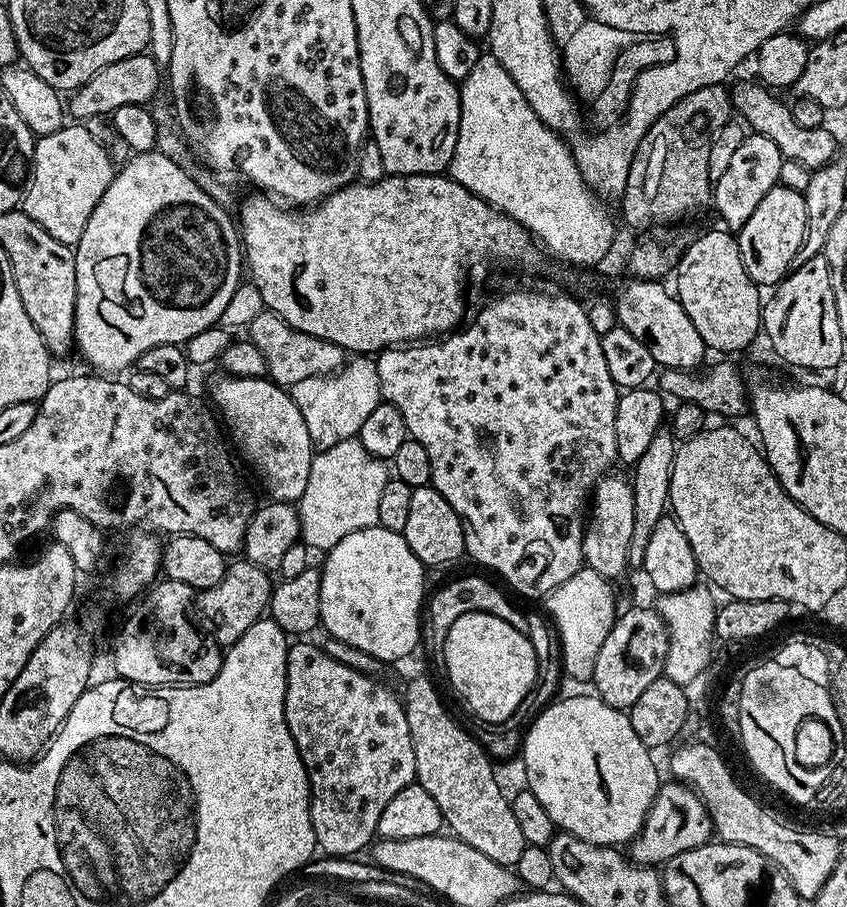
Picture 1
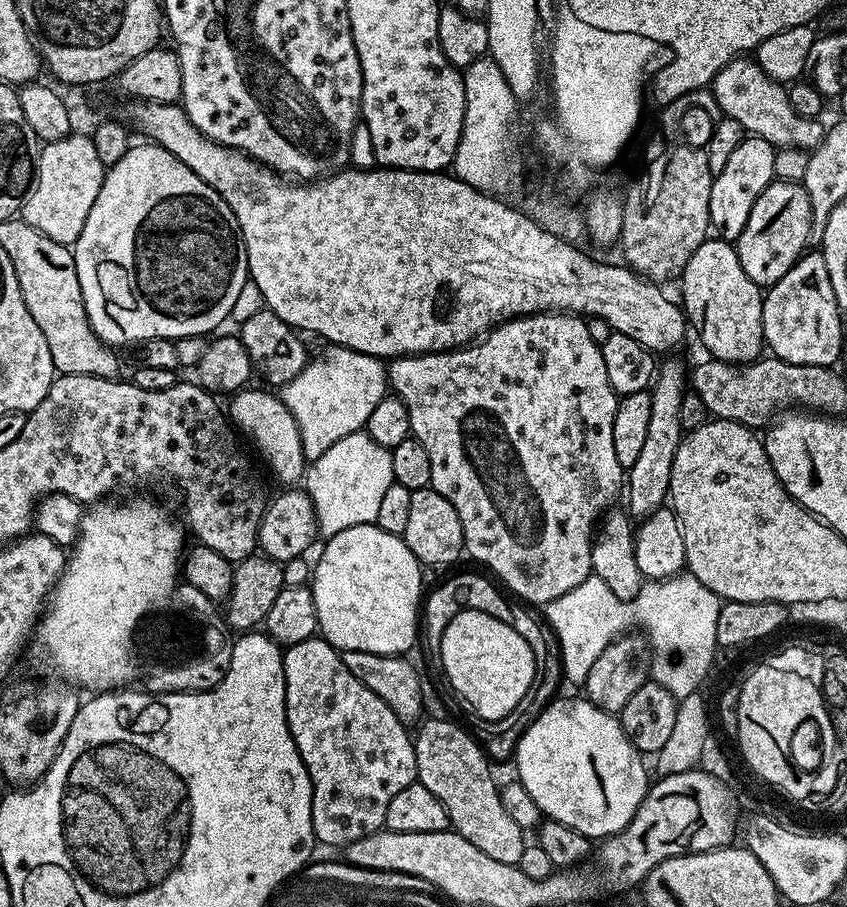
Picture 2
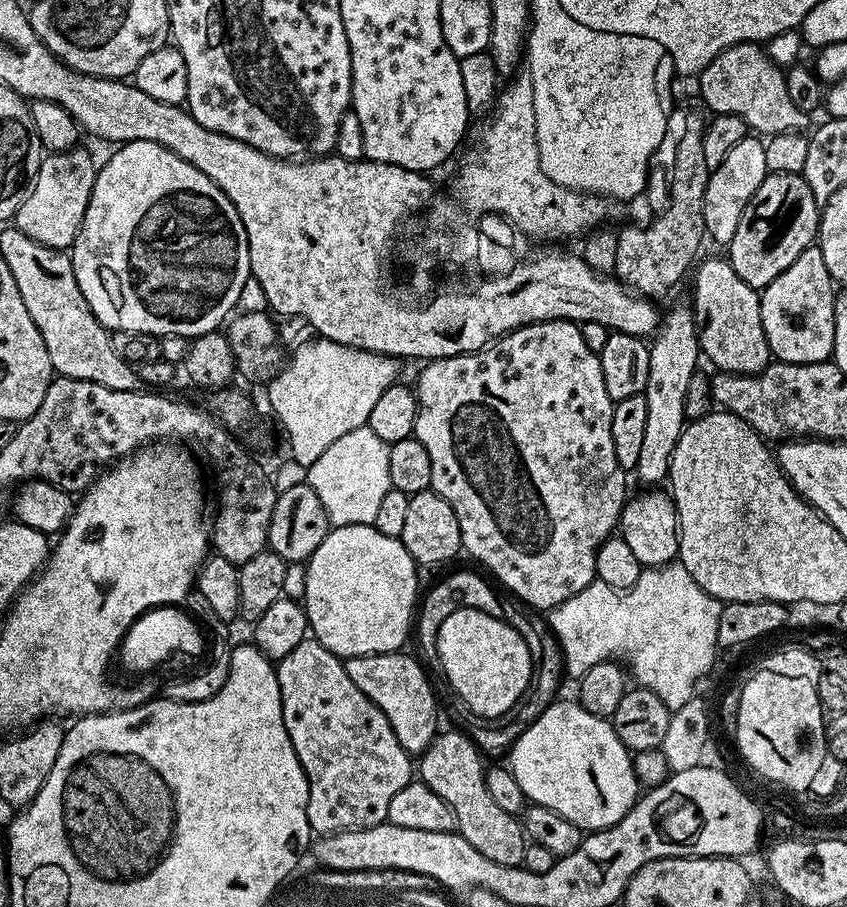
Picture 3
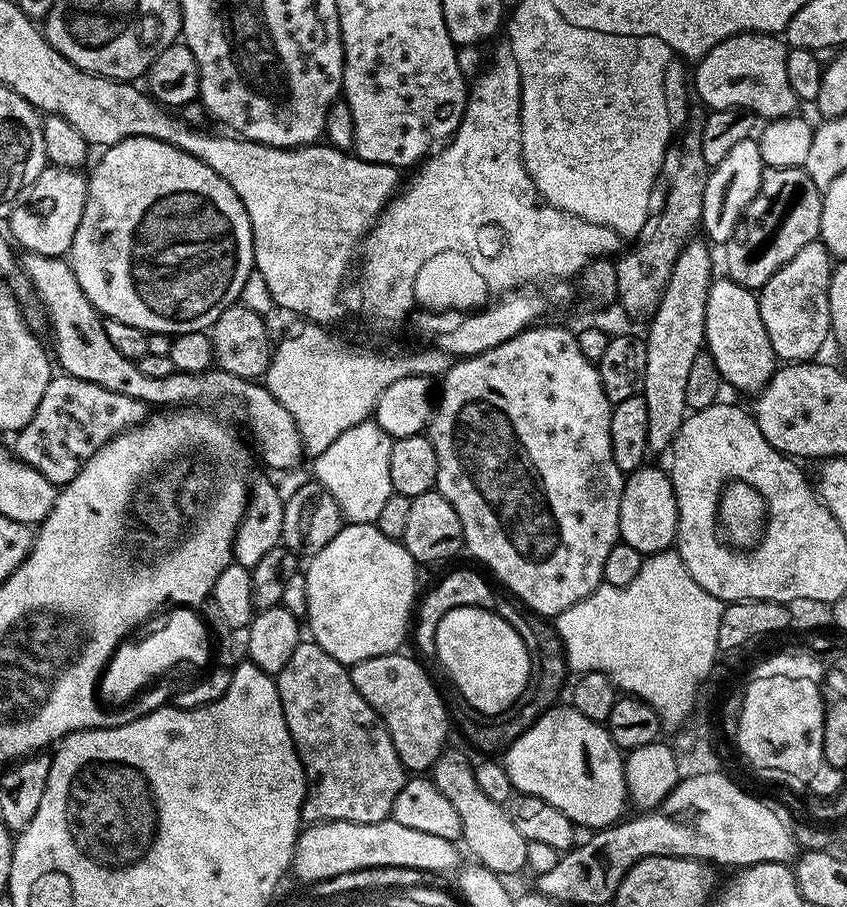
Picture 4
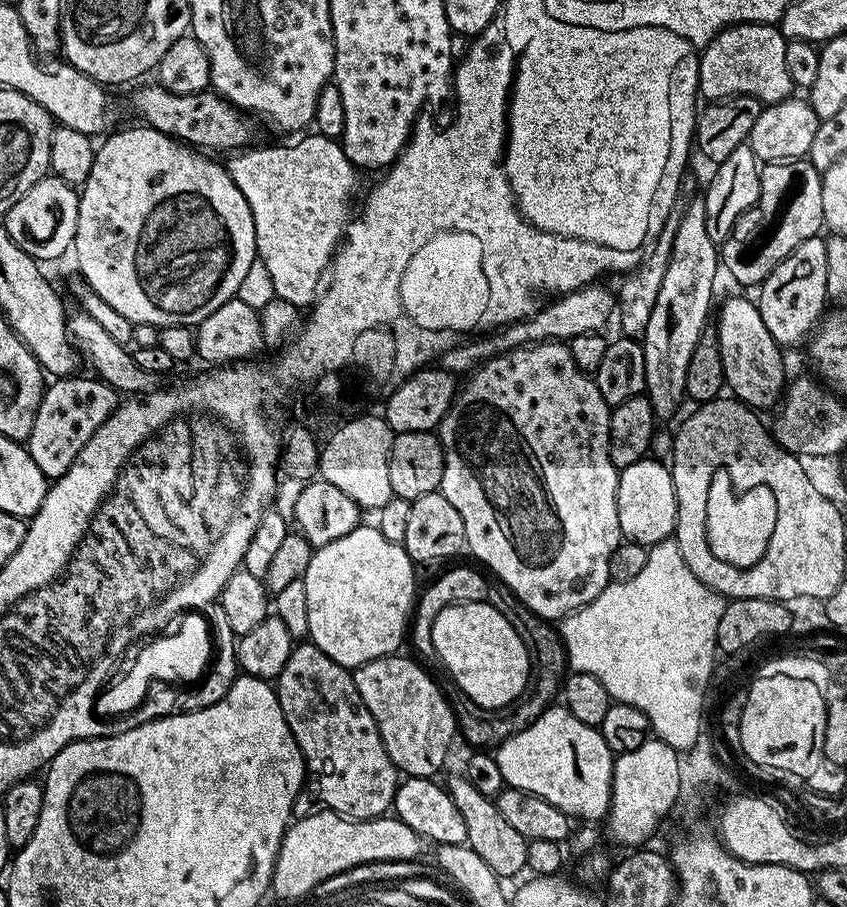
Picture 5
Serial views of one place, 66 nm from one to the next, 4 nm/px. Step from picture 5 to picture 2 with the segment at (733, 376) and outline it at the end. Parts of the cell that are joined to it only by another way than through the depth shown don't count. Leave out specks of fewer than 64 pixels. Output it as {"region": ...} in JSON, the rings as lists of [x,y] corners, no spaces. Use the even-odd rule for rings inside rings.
{"region":[[[709,238],[690,254],[690,262],[686,262],[682,275],[679,277],[682,299],[682,311],[689,321],[692,320],[700,327],[700,340],[709,357],[714,360],[725,360],[731,364],[750,364],[761,359],[765,351],[764,327],[762,326],[762,310],[764,309],[764,296],[761,285],[755,284],[742,270],[738,262],[735,247],[729,241],[719,238]]]}

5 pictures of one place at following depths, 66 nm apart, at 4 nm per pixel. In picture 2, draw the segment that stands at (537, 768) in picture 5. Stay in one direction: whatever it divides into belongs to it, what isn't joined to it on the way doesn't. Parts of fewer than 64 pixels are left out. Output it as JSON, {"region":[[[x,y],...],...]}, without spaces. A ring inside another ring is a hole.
{"region":[[[556,698],[549,702],[540,712],[540,717],[520,735],[520,741],[514,753],[514,765],[516,764],[517,772],[515,772],[515,775],[518,777],[520,784],[526,786],[526,791],[534,797],[534,802],[538,802],[541,813],[547,819],[562,822],[589,838],[595,838],[595,836],[607,838],[618,834],[634,818],[634,814],[638,810],[642,798],[648,793],[650,779],[648,780],[648,772],[644,769],[645,757],[632,745],[630,738],[626,738],[619,719],[613,713],[602,711],[598,706],[591,704],[587,698],[579,698],[580,700],[560,699]]]}

